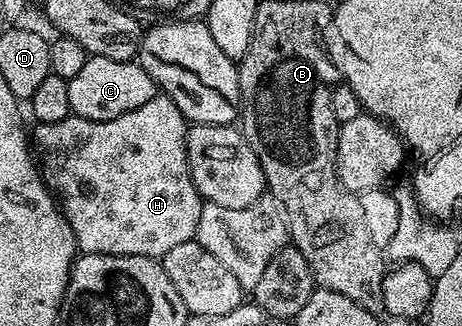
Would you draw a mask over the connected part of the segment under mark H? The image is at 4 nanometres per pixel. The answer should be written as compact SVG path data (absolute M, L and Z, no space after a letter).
M156 94L153 98L149 98L149 102L145 102L145 106L137 106L137 110L129 110L129 114L121 114L112 120L86 120L80 116L70 114L63 121L59 122L45 122L36 123L33 128L33 152L37 157L37 167L42 175L43 183L51 189L56 201L61 205L61 211L65 219L69 222L69 226L75 235L75 243L78 251L83 254L105 254L106 256L150 256L152 258L162 258L165 254L169 254L169 250L173 250L173 246L178 246L181 242L189 242L195 239L195 231L197 230L197 222L201 218L201 210L205 203L202 196L200 196L197 186L192 182L189 174L189 162L187 161L187 130L189 122L181 114L181 110L177 110L175 103L169 99L168 96Z

